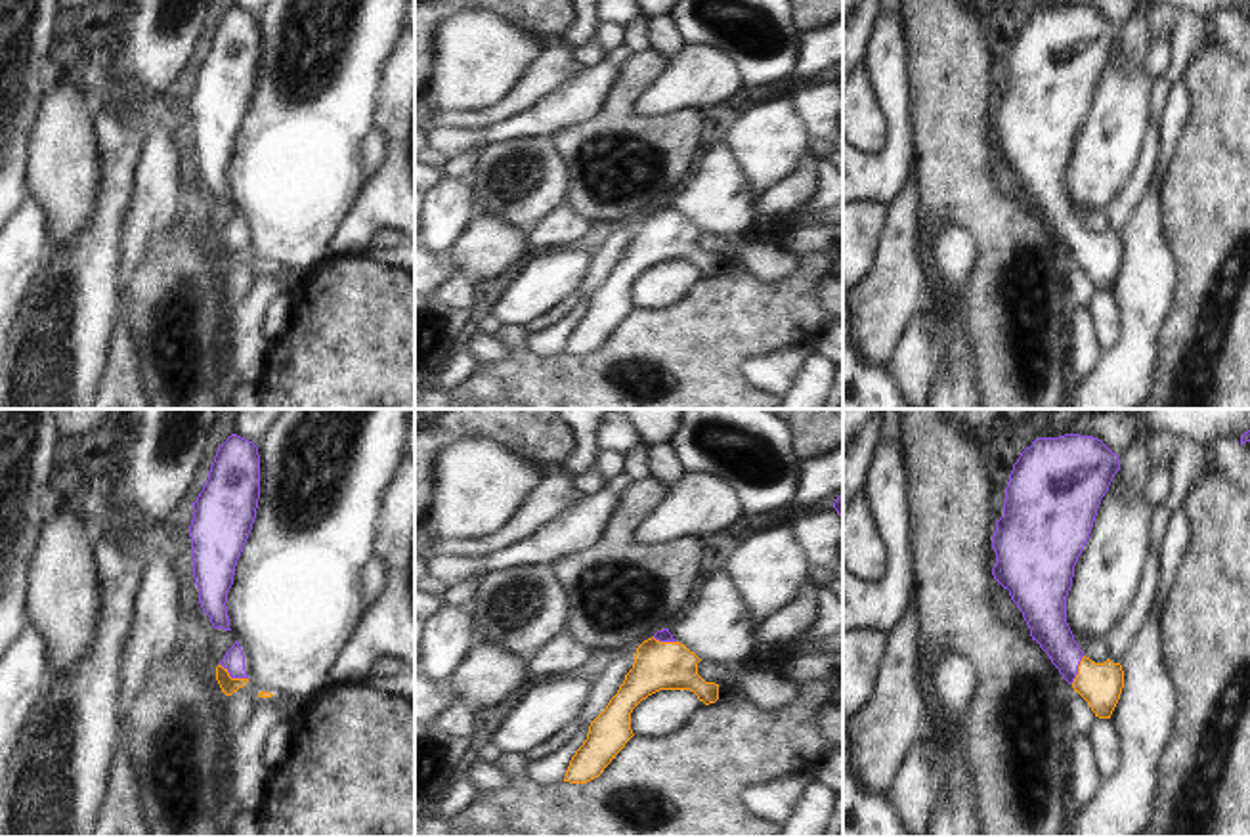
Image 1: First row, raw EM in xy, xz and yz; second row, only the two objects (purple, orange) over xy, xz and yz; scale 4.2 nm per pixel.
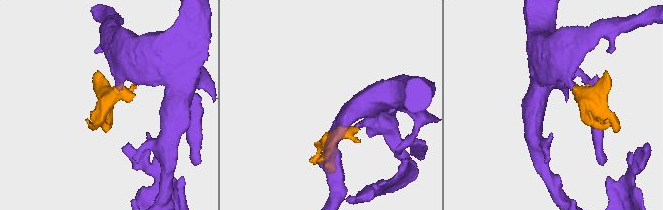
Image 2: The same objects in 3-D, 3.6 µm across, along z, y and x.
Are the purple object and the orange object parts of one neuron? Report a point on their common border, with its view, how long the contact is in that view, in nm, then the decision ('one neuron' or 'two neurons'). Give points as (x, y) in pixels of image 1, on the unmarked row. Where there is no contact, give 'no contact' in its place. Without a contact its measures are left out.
xy (234, 249) | 140 nm | one neuron

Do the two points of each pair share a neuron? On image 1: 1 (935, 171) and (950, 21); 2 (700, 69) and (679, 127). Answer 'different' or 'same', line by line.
1: same
2: different

